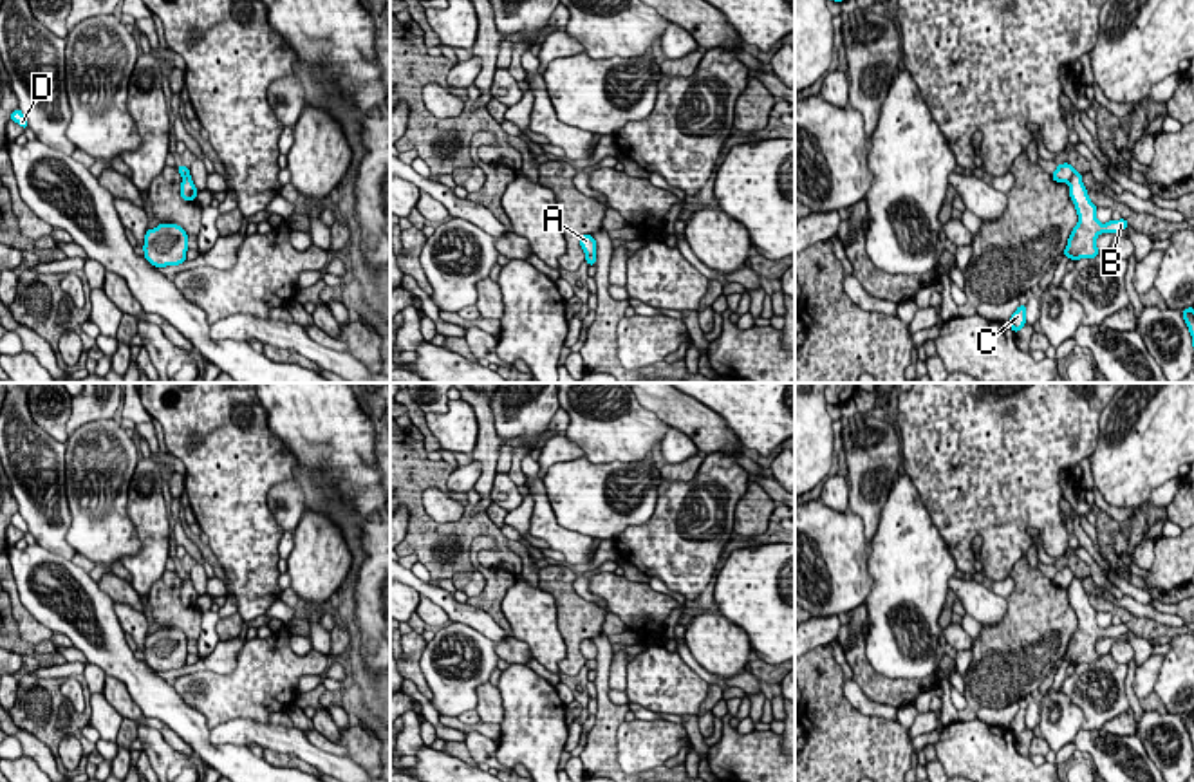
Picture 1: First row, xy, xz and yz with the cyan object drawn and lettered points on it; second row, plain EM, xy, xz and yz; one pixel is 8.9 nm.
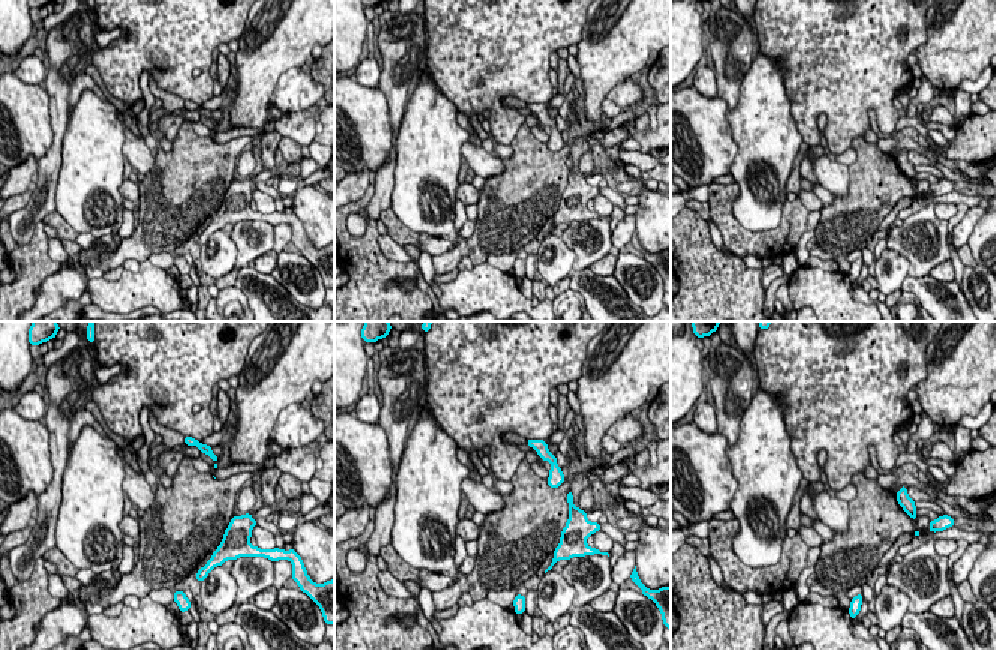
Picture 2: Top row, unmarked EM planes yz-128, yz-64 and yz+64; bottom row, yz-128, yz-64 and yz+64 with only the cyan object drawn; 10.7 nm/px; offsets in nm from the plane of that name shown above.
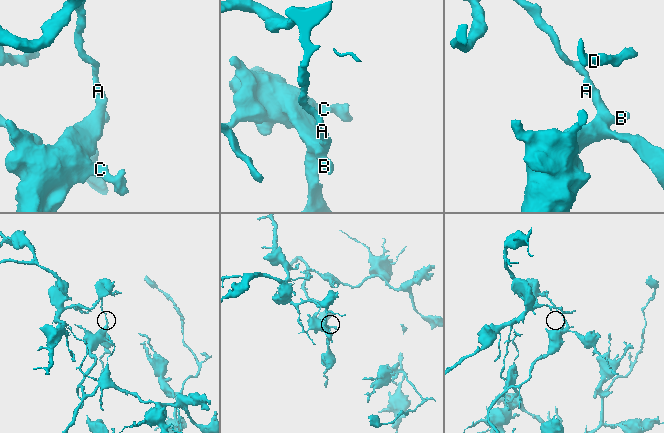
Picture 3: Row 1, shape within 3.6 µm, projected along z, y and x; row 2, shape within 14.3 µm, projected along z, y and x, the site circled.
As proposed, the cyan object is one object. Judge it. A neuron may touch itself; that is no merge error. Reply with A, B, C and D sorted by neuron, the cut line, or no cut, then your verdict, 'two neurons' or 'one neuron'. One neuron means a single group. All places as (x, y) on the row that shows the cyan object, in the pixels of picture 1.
groups A D / B C; cut yz (1075, 170), (1068, 183); two neurons

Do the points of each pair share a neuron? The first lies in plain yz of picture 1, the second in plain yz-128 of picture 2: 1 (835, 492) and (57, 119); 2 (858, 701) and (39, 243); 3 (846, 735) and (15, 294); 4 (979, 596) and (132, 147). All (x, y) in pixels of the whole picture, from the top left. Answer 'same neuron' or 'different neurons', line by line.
1: different neurons
2: different neurons
3: same neuron
4: same neuron

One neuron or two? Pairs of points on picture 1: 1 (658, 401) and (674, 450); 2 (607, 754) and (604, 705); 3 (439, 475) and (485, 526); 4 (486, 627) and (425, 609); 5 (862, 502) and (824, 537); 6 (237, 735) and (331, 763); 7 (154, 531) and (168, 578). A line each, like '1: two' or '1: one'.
1: two
2: one
3: one
4: two
5: two
6: one
7: two

